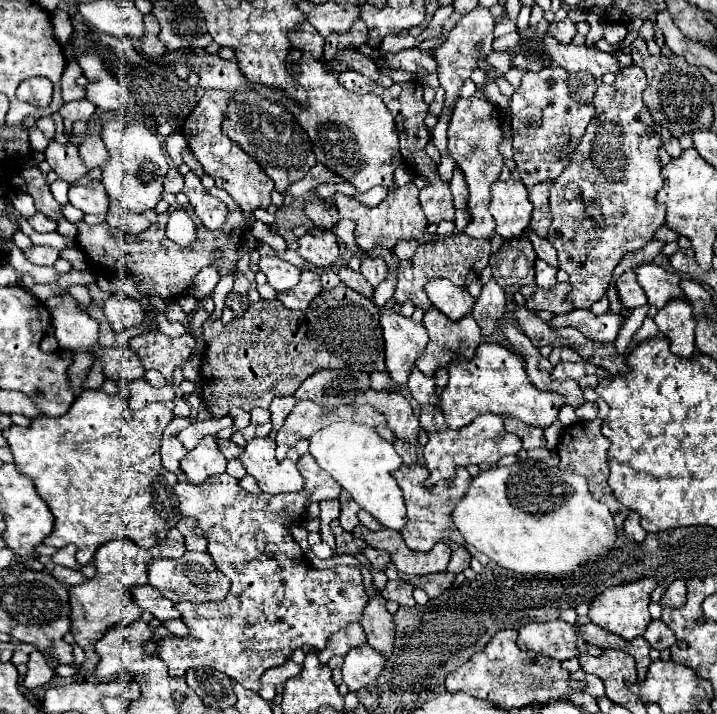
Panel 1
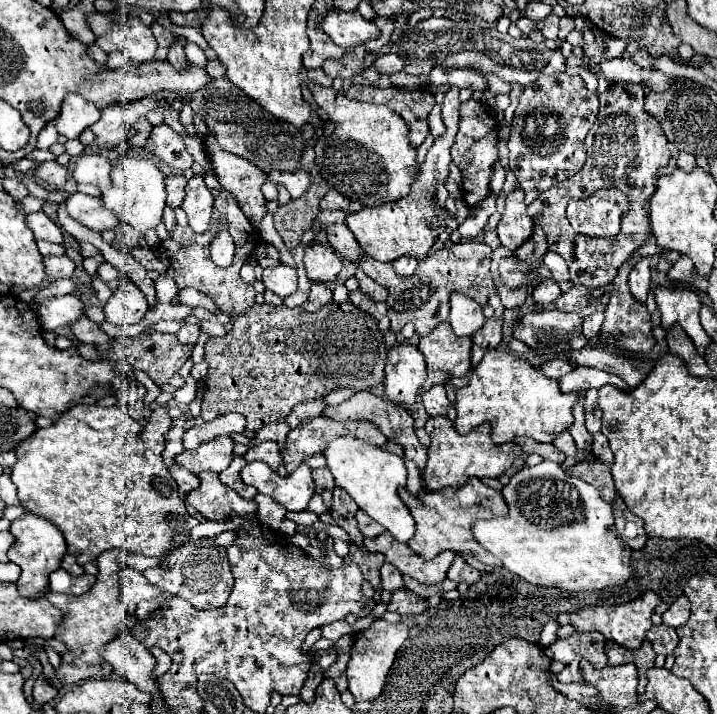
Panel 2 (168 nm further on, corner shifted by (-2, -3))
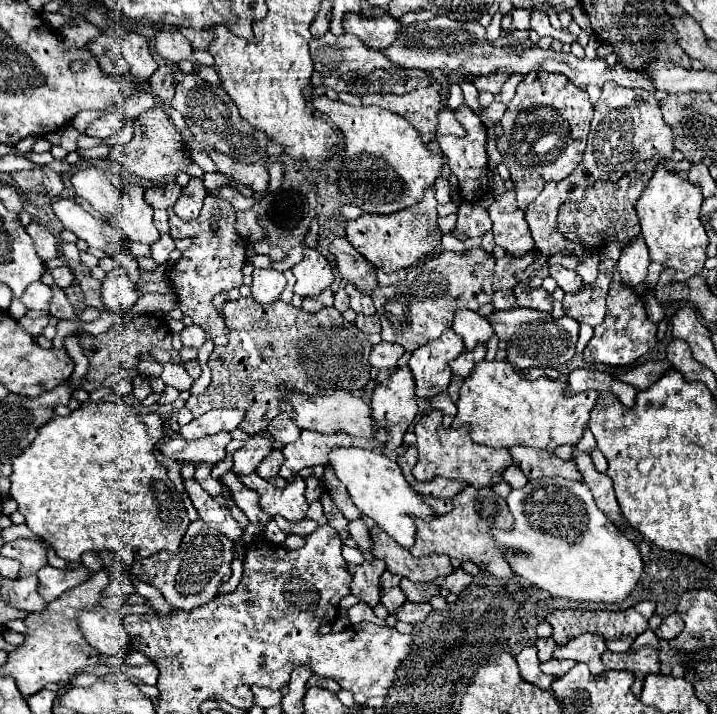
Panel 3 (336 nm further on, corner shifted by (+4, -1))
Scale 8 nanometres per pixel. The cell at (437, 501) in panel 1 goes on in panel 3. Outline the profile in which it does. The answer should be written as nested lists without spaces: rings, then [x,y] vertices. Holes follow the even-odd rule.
[[[464,487],[452,501],[454,509],[446,515],[436,515],[430,521],[424,521],[420,517],[412,517],[416,523],[416,543],[412,545],[410,553],[414,557],[424,557],[432,553],[444,553],[450,557],[456,557],[460,561],[472,561],[478,567],[490,571],[496,577],[512,577],[512,569],[506,563],[506,559],[500,555],[500,551],[494,545],[494,539],[488,535],[490,527],[510,529],[514,525],[514,519],[508,511],[508,505],[502,497],[498,497],[492,487]]]

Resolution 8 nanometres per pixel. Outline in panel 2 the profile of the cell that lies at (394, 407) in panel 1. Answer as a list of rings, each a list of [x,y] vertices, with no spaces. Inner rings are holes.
[[[358,391],[358,393],[354,393],[350,399],[346,399],[344,403],[334,405],[334,407],[326,407],[322,415],[328,417],[328,419],[334,419],[334,421],[360,419],[360,421],[370,421],[370,423],[374,423],[374,425],[386,435],[388,441],[400,443],[400,445],[404,447],[404,455],[416,463],[416,467],[420,469],[420,473],[424,471],[426,461],[428,461],[428,453],[426,453],[426,449],[418,443],[418,437],[414,435],[414,419],[412,419],[412,415],[410,415],[404,407],[386,403],[386,399],[382,399],[382,397],[378,397],[378,395],[370,393],[370,391]]]

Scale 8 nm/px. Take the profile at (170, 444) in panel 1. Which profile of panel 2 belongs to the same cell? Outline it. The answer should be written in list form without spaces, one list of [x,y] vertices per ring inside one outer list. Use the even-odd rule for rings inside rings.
[[[172,465],[172,467],[168,467],[168,469],[170,469],[172,479],[178,483],[178,489],[180,489],[184,495],[188,495],[190,491],[194,491],[194,489],[200,485],[200,479],[198,479],[194,473],[186,471],[184,467]]]

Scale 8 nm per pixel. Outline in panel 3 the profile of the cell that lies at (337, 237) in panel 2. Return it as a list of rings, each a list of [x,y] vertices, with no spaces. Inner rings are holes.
[[[336,237],[328,249],[334,255],[340,275],[350,283],[354,283],[362,293],[372,293],[372,289],[378,285],[374,267],[360,253],[356,253],[356,249],[348,243],[348,239]]]

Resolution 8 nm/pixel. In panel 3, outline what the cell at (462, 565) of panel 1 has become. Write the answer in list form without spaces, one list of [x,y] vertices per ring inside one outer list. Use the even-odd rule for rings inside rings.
[[[458,567],[458,569],[454,569],[448,577],[438,577],[434,583],[440,585],[440,587],[448,587],[452,593],[458,595],[464,587],[468,587],[468,585],[472,583],[472,579],[474,579],[474,577],[472,577],[470,573],[466,573],[464,569]]]

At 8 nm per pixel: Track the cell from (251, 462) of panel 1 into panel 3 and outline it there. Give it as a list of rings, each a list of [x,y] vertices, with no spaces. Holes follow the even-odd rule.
[[[258,473],[250,475],[240,475],[240,481],[248,487],[260,493],[260,505],[268,515],[282,515],[284,519],[290,521],[300,521],[306,517],[308,501],[304,499],[304,489],[306,483],[300,475],[294,475],[294,479],[284,487],[278,489],[264,481]]]

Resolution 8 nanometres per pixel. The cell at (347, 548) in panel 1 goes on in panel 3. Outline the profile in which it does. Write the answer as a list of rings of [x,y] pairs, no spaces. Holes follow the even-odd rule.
[[[382,559],[364,561],[360,565],[348,565],[348,571],[352,573],[352,595],[356,595],[360,601],[374,607],[380,601],[378,593],[378,579],[384,573],[386,565]]]

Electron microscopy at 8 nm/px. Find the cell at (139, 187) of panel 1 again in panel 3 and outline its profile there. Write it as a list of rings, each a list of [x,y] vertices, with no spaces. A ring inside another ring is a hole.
[[[120,181],[122,185],[122,209],[118,215],[110,217],[108,223],[112,227],[120,227],[120,231],[138,243],[152,245],[160,233],[152,225],[152,215],[154,209],[144,201],[144,187],[130,183],[130,181]]]

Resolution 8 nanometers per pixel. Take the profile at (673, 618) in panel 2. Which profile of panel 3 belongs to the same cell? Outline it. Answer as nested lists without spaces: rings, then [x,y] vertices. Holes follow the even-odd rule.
[[[672,613],[672,615],[668,615],[668,617],[662,621],[662,625],[656,629],[656,635],[658,635],[658,639],[674,639],[682,629],[684,629],[682,617],[680,617],[678,613]]]

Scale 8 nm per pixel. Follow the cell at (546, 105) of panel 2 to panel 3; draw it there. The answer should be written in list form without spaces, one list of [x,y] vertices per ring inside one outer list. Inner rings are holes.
[[[534,71],[524,75],[514,99],[504,111],[500,121],[504,131],[498,137],[498,149],[510,169],[510,179],[522,211],[540,195],[548,181],[566,179],[576,169],[584,155],[592,115],[594,105],[588,93],[562,73]]]

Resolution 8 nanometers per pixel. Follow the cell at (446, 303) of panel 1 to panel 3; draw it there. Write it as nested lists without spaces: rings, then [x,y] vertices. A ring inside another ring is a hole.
[[[458,309],[454,313],[454,323],[452,329],[462,337],[464,345],[468,351],[472,351],[478,343],[486,343],[492,337],[492,325],[480,317],[476,311],[468,311],[468,309]]]

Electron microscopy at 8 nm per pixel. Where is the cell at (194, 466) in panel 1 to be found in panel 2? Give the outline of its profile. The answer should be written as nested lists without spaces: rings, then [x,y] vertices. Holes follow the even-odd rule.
[[[218,437],[212,441],[202,443],[200,447],[192,451],[182,451],[180,455],[174,457],[182,467],[186,467],[192,473],[200,471],[224,471],[230,465],[232,459],[232,449],[234,449],[234,439],[232,437]]]

